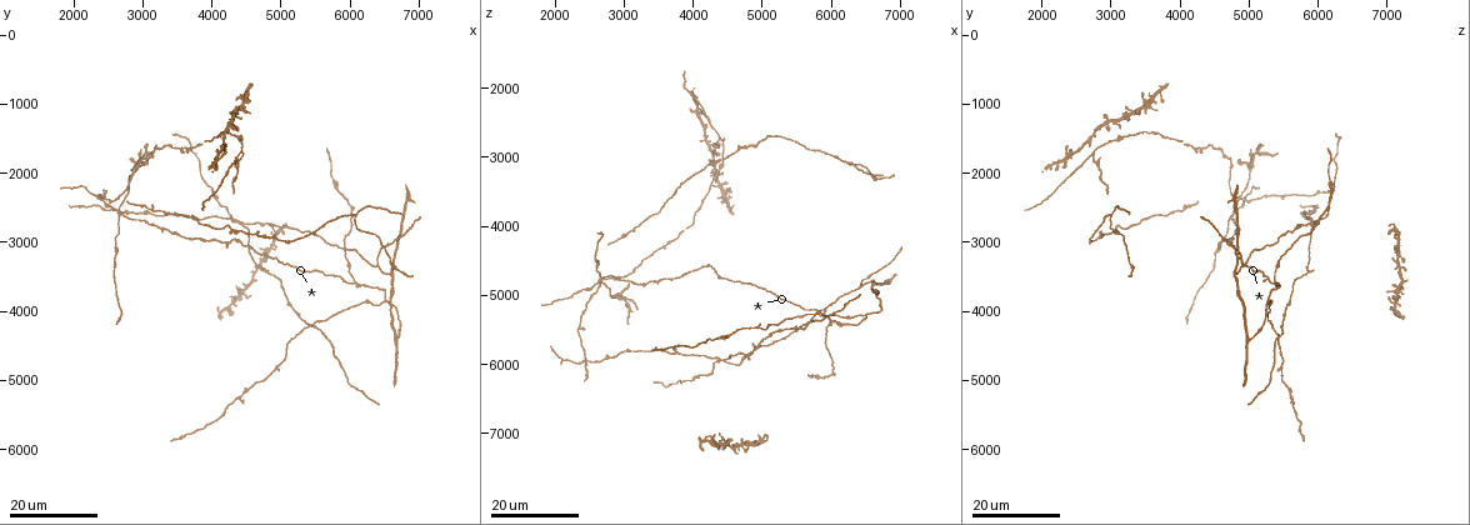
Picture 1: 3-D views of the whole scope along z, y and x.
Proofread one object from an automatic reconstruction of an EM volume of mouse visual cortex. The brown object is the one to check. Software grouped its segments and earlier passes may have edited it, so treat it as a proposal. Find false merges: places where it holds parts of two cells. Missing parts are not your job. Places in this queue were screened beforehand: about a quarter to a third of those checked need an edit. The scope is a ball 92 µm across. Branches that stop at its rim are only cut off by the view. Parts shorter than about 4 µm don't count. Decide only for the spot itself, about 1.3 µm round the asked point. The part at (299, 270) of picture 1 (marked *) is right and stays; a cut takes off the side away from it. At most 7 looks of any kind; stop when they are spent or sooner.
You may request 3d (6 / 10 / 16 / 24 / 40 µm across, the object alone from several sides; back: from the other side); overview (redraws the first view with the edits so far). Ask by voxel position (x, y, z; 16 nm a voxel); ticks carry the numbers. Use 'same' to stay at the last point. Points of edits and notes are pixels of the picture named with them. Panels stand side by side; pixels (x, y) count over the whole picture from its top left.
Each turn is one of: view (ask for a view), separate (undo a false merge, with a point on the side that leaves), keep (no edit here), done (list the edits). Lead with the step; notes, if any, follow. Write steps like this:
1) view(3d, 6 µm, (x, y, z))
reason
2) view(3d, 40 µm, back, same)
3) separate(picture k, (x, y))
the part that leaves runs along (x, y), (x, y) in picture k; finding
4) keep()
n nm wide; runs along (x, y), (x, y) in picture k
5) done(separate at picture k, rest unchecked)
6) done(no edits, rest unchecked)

view(3d, 24 µm, (4400, 2750, 5900))
four or more arms meet

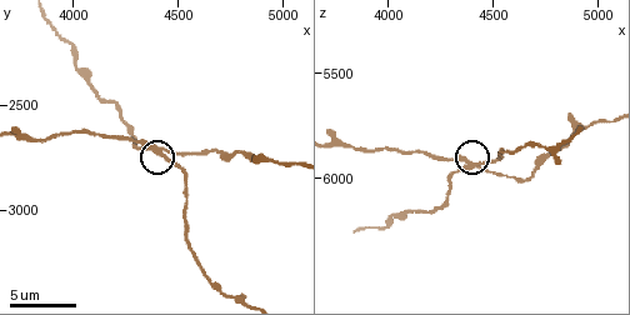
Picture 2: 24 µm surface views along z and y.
view(3d, 10 µm, (4420, 2740, 5940))

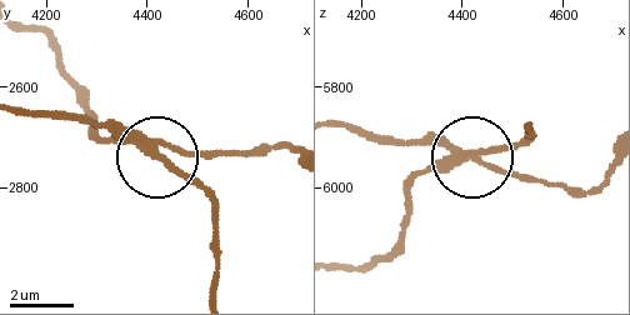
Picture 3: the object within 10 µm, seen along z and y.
keep()
240 nm wide; runs along (603, 183), (586, 190), (530, 183), (441, 141), (404, 141) in picture 3; all the same cell

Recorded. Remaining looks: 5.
view(3d, 24 µm, (4900, 4850, 5500))
side arm on a straight run

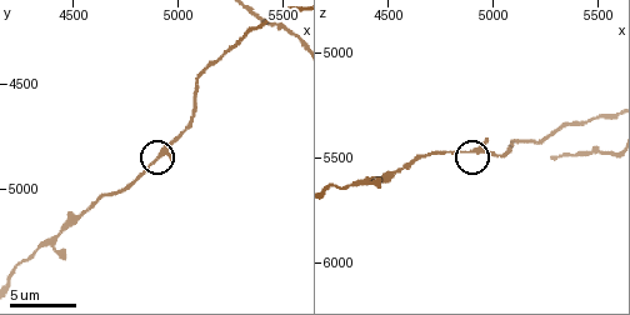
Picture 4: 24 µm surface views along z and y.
view(3d, 10 µm, (4900, 4850, 5470))

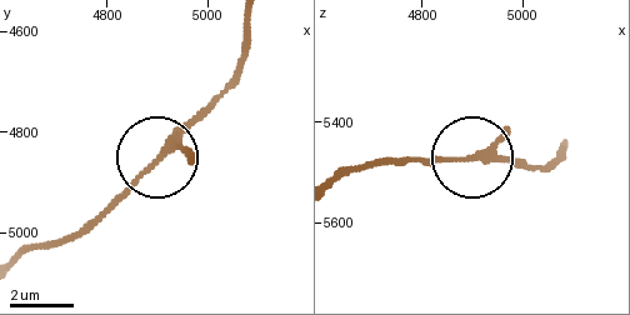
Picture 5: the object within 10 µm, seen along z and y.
keep()
3 arms; one cell here

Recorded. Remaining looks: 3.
view(3d, 24 µm, (6050, 3600, 5350))
three-way junction

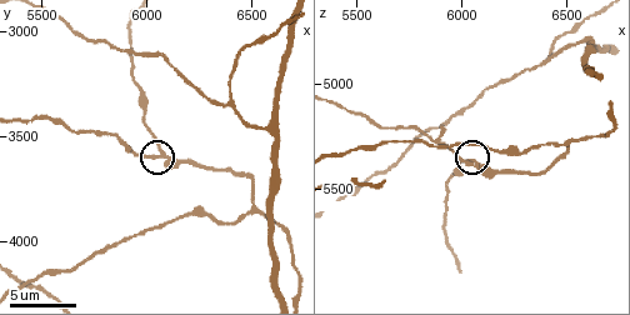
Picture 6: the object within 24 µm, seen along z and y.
view(3d, 10 µm, (6060, 3560, 5380))

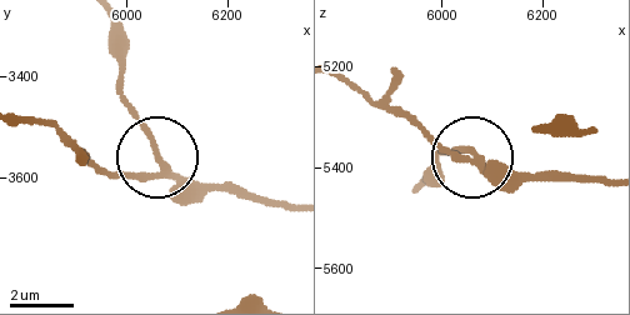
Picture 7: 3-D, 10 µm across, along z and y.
keep()
side arm 41 µm; runs along (341, 75), (454, 155), (475, 158), (468, 150), (433, 150) in picture 7; one cell here

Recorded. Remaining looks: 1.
view(3d, 16 µm, (6520, 3840, 5270))
three-way junction

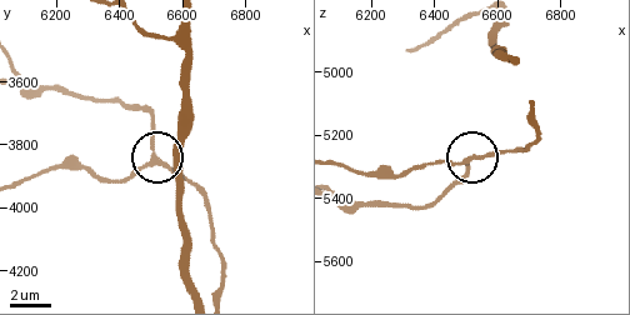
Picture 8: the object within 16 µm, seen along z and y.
keep()
runs along (21, 86), (141, 108), (154, 156), (119, 181) in picture 8; all the same cell

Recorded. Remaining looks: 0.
done(no edits, rest unchecked)

